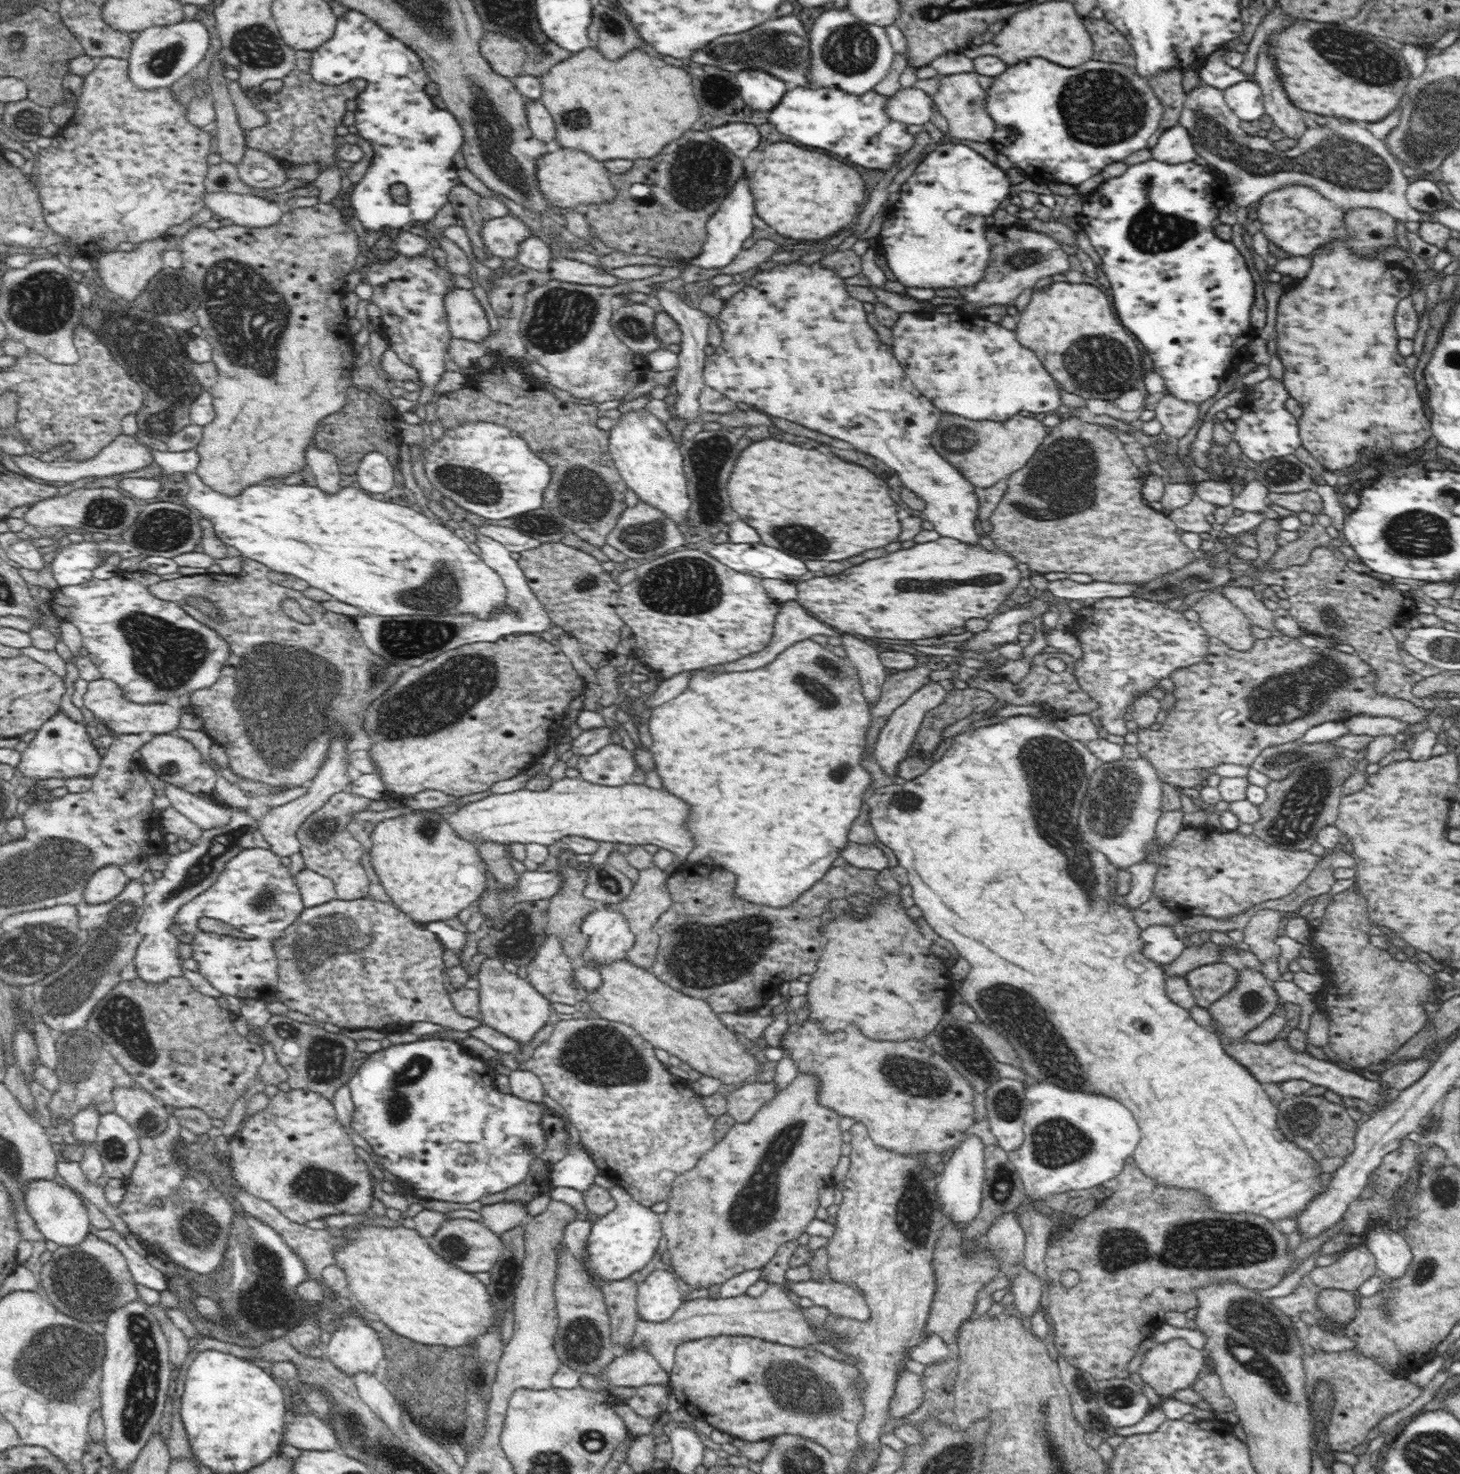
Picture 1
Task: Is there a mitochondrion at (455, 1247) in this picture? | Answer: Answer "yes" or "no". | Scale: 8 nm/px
yes

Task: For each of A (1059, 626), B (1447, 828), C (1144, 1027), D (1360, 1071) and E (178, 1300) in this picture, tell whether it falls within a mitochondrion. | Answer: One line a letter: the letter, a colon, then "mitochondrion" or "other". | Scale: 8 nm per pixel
A: other
B: other
C: other
D: other
E: other

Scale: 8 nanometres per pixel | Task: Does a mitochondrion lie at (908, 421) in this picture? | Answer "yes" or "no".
no

